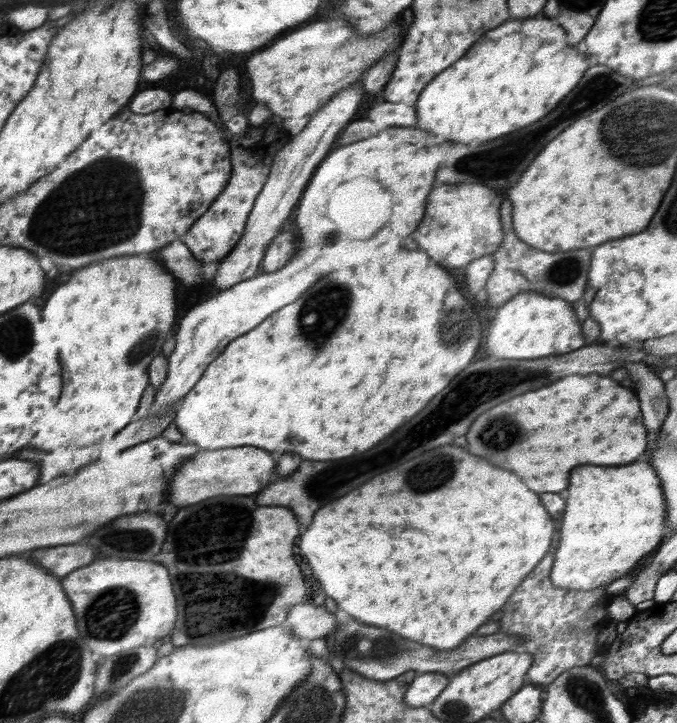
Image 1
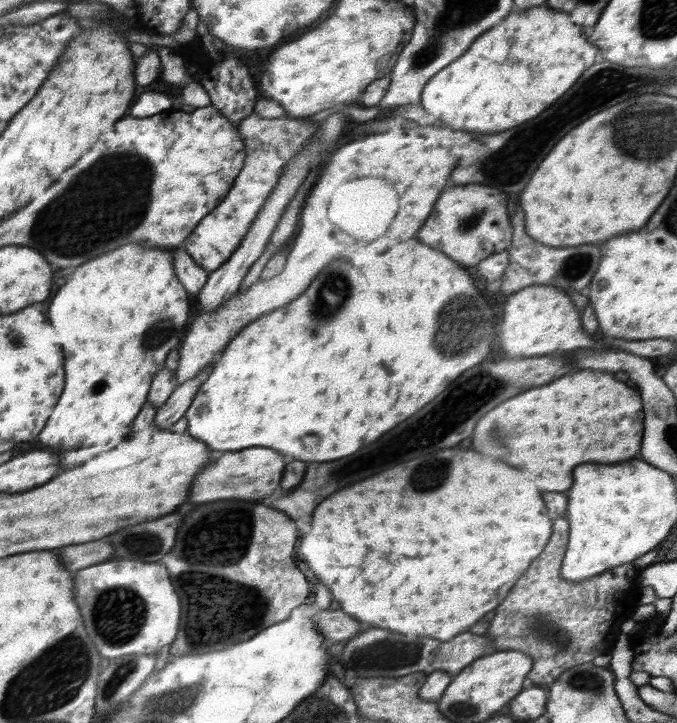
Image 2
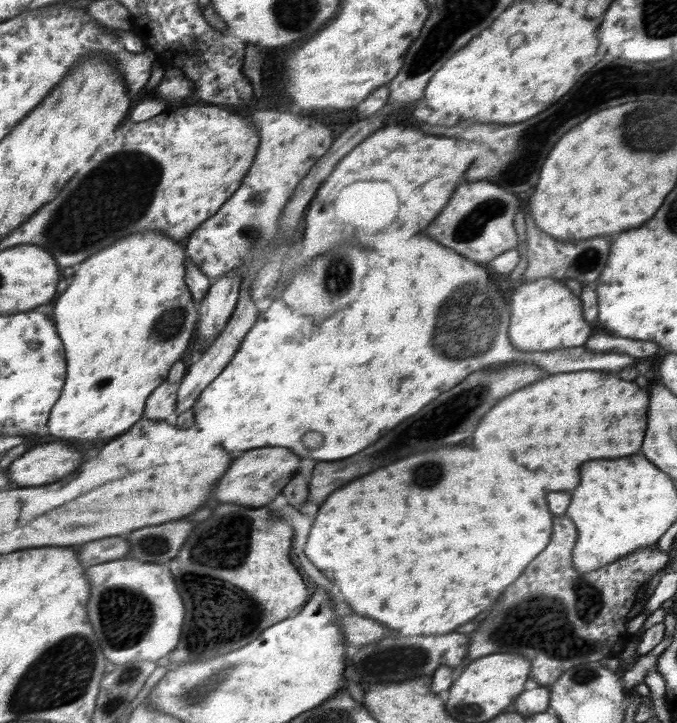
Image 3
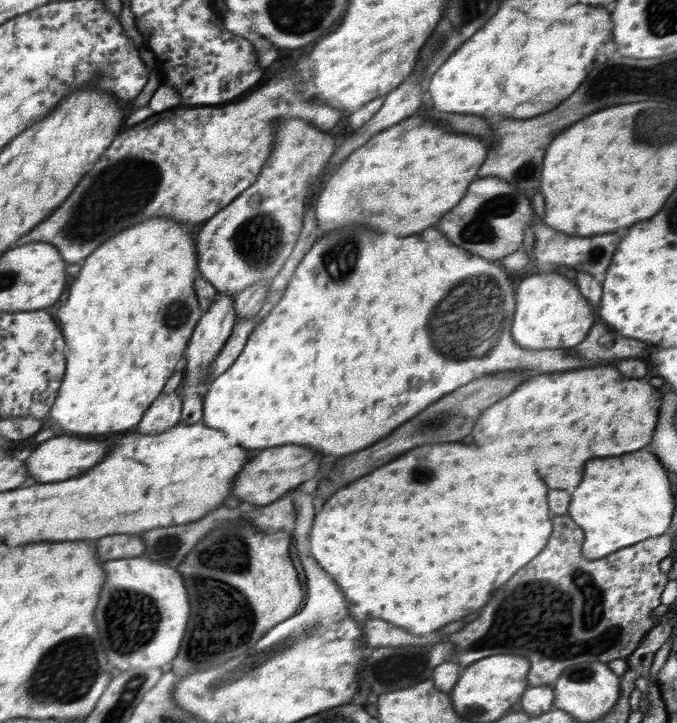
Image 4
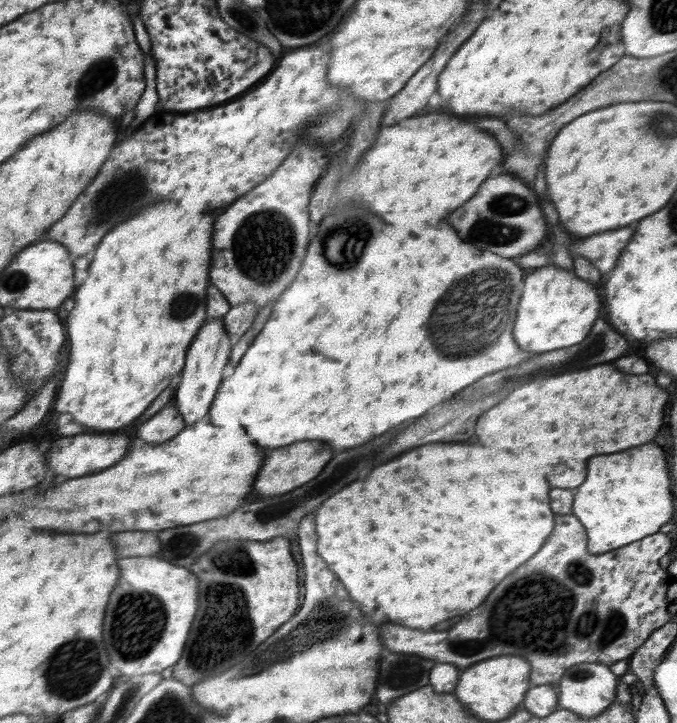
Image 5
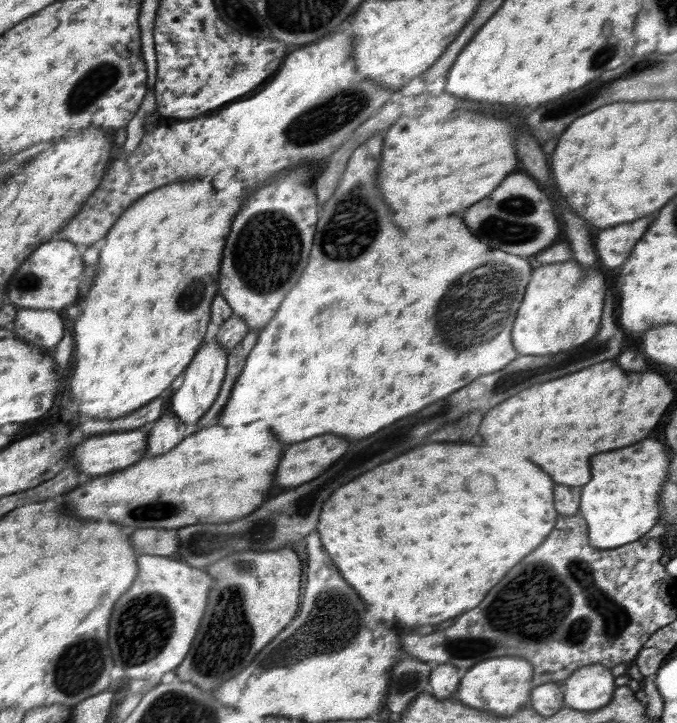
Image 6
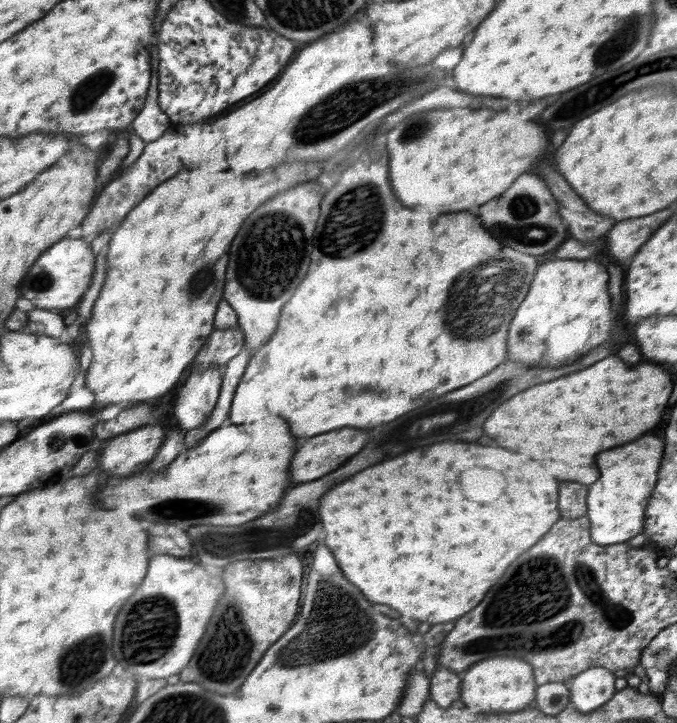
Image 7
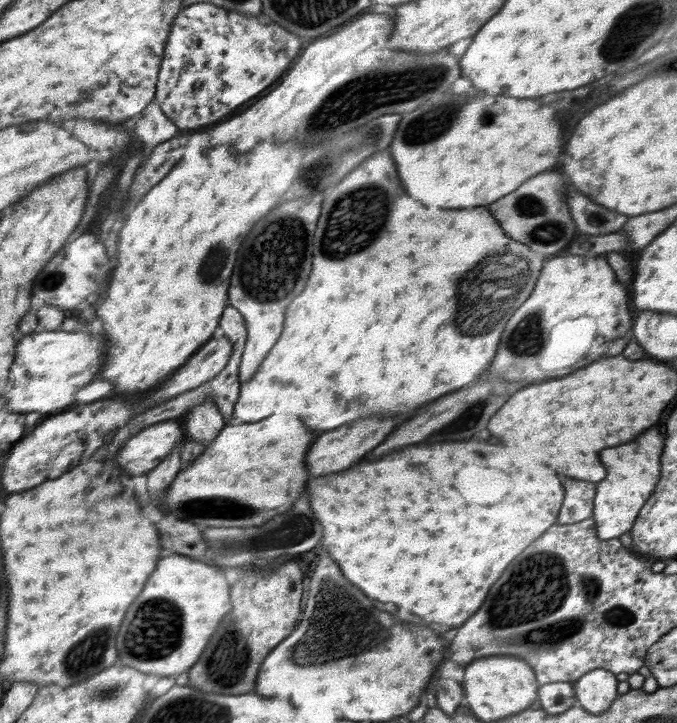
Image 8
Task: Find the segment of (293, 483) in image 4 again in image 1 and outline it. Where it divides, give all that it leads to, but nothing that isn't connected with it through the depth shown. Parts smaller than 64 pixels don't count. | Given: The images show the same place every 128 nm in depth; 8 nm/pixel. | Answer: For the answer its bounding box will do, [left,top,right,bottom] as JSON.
[168,448,276,506]

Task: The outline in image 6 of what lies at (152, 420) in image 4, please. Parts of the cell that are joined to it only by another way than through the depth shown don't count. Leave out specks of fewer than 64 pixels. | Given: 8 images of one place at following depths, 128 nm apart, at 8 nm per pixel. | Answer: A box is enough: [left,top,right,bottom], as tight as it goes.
[148,410,186,456]

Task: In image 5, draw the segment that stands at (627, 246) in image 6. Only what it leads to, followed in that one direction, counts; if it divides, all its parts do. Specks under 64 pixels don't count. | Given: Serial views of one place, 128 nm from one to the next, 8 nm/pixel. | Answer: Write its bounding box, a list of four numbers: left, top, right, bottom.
[570,224,636,272]

